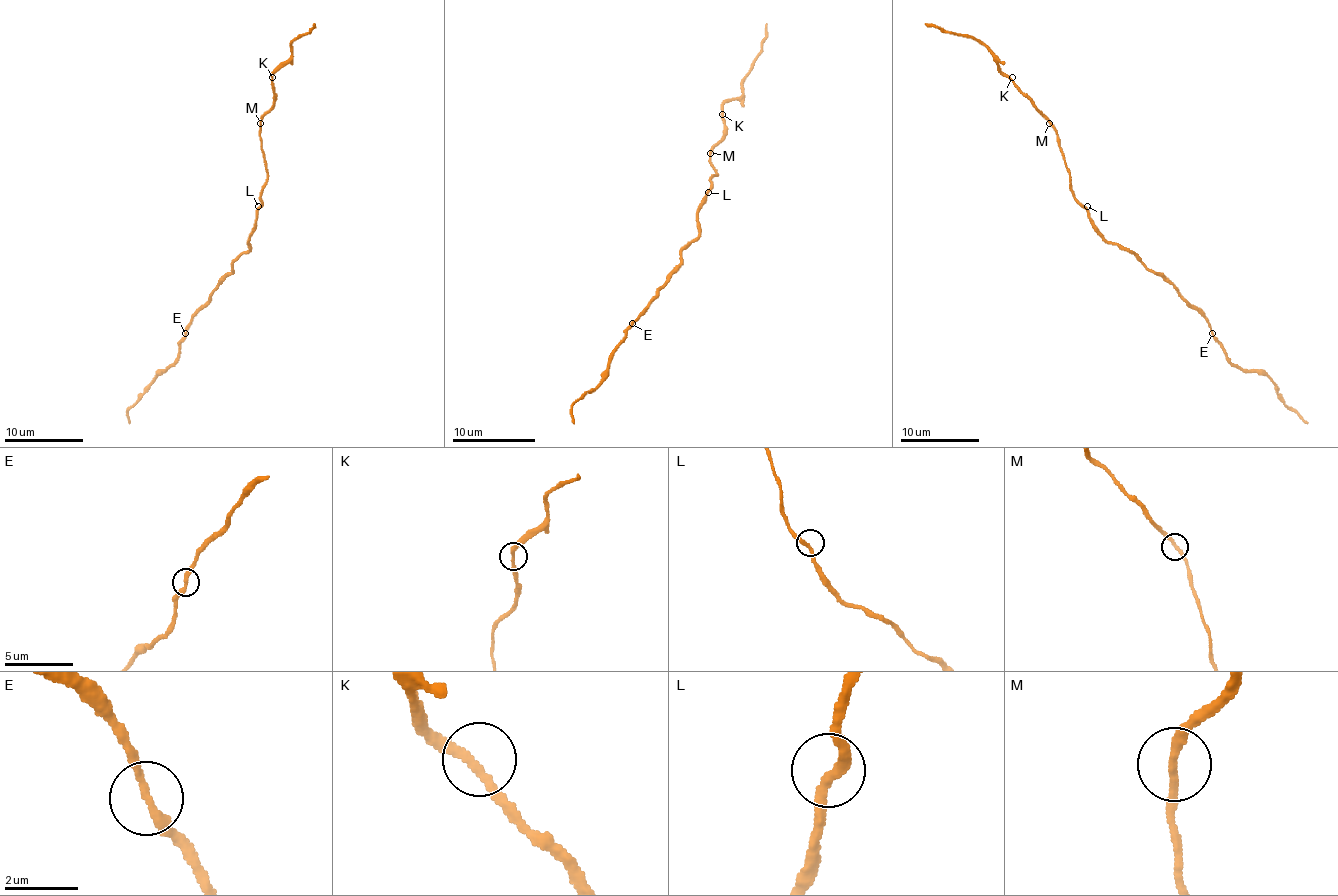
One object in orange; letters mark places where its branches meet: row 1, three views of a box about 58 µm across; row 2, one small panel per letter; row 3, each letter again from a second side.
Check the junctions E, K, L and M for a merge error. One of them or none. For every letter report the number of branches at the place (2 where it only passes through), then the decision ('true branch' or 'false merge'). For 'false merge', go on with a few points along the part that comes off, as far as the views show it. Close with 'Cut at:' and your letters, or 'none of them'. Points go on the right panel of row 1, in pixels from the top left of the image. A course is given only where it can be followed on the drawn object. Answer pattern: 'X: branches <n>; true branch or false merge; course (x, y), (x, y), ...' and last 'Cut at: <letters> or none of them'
E: branches 2; false merge; course (1212, 333), (1233, 365), (1247, 371), (1261, 371), (1289, 408), (1309, 422)
K: branches 2; true branch
L: branches 2; true branch
M: branches 2; true branch
Cut at: E

